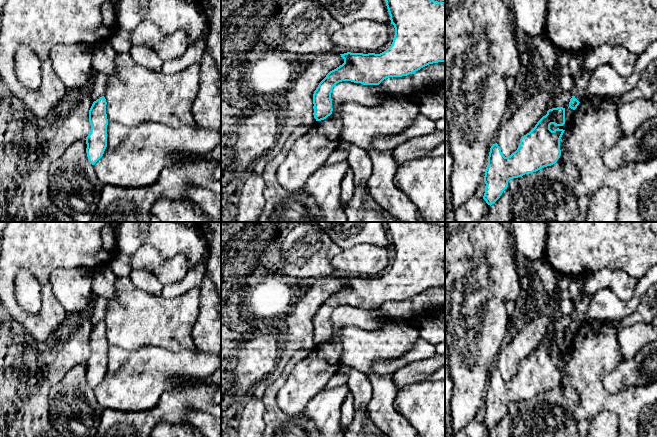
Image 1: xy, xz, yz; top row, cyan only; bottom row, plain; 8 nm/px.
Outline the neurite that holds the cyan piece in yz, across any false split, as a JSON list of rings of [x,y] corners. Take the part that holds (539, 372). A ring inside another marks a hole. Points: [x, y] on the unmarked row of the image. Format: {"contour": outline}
{"contour": [[[557,331],[549,333],[547,338],[537,346],[535,351],[521,361],[517,374],[510,380],[505,381],[497,367],[491,370],[484,400],[486,410],[483,423],[488,429],[491,430],[500,422],[503,415],[507,413],[510,403],[536,396],[557,386],[561,380],[560,363],[565,354],[557,352],[552,355],[550,353],[551,348],[557,351],[565,348],[565,332]]]}

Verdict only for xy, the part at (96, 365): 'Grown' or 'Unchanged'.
Unchanged

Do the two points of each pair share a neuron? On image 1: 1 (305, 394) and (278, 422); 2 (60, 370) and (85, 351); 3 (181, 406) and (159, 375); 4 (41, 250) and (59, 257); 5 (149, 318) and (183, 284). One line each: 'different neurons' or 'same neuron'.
1: same neuron
2: same neuron
3: different neurons
4: same neuron
5: different neurons

